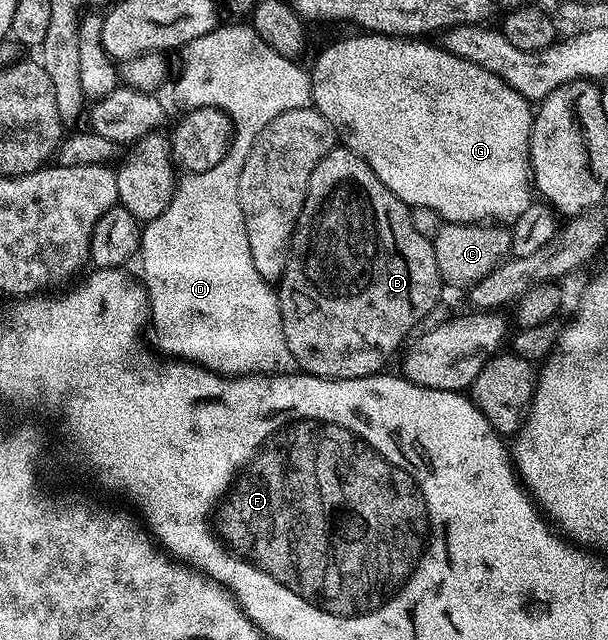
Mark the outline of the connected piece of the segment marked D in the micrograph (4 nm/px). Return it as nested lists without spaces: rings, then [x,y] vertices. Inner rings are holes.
[[[250,25],[216,26],[215,30],[187,44],[182,55],[185,65],[175,83],[176,97],[187,99],[188,108],[221,109],[231,119],[233,134],[225,157],[221,157],[213,169],[205,169],[205,173],[180,178],[165,213],[142,228],[141,282],[147,289],[147,304],[151,307],[149,327],[155,330],[155,339],[161,350],[168,351],[176,360],[192,363],[217,376],[286,375],[294,372],[297,364],[293,353],[289,353],[289,341],[285,341],[276,288],[263,279],[253,263],[249,233],[245,233],[245,217],[241,213],[239,186],[245,157],[249,157],[249,149],[253,149],[253,141],[257,141],[261,129],[265,129],[269,121],[281,117],[281,113],[289,113],[289,109],[312,106],[311,72],[306,66],[298,67],[295,59],[287,59],[272,47],[267,47]]]

